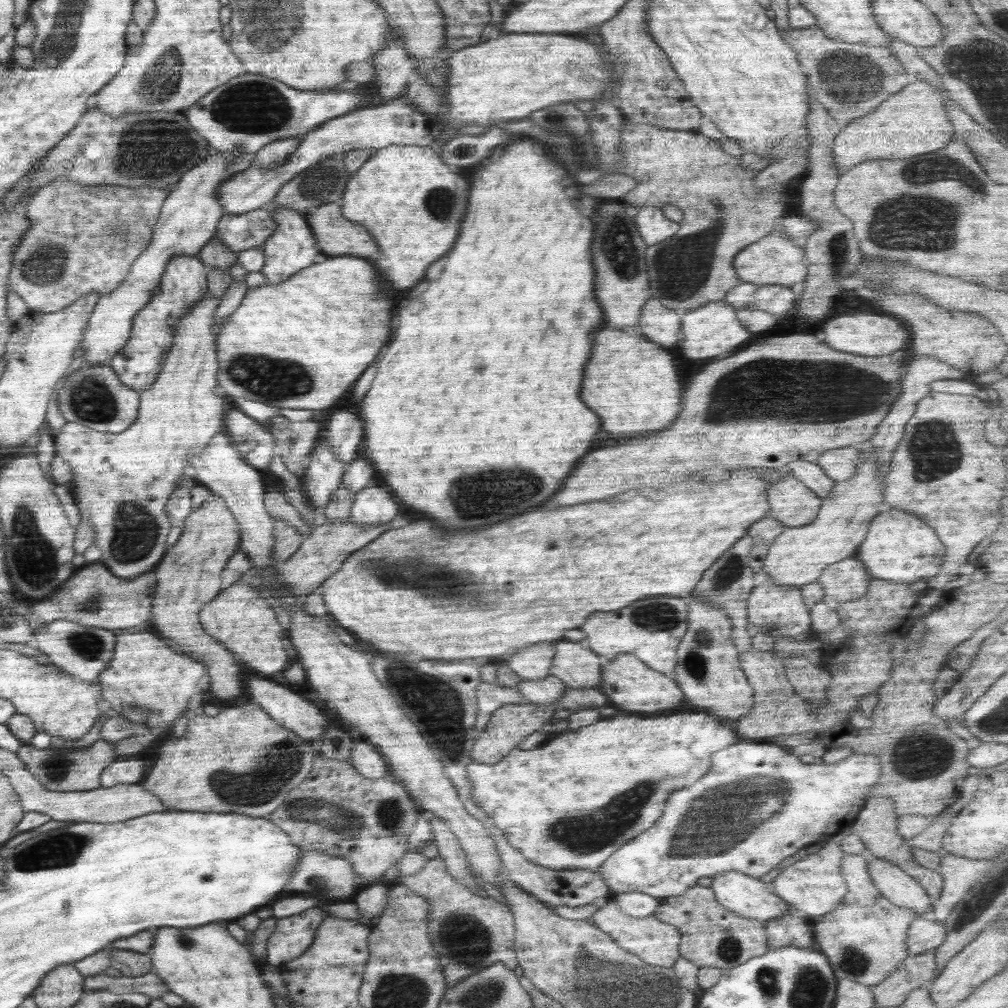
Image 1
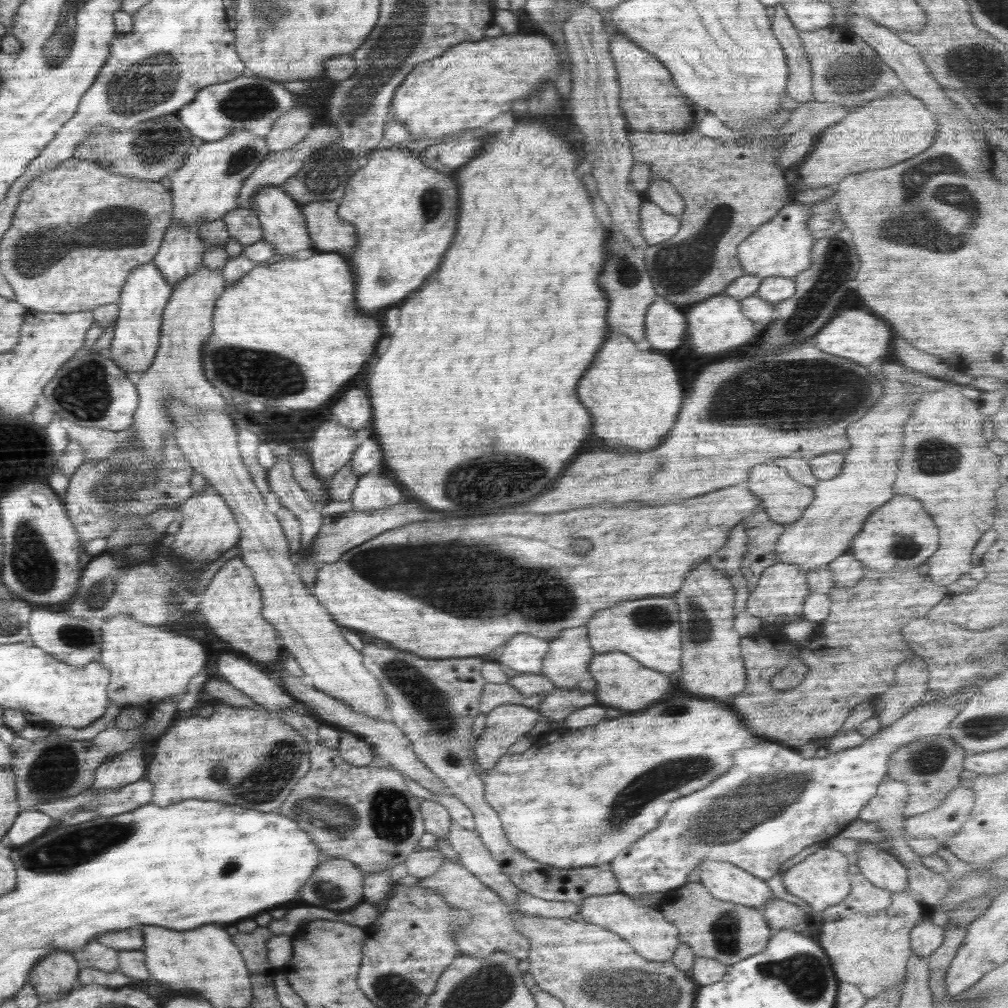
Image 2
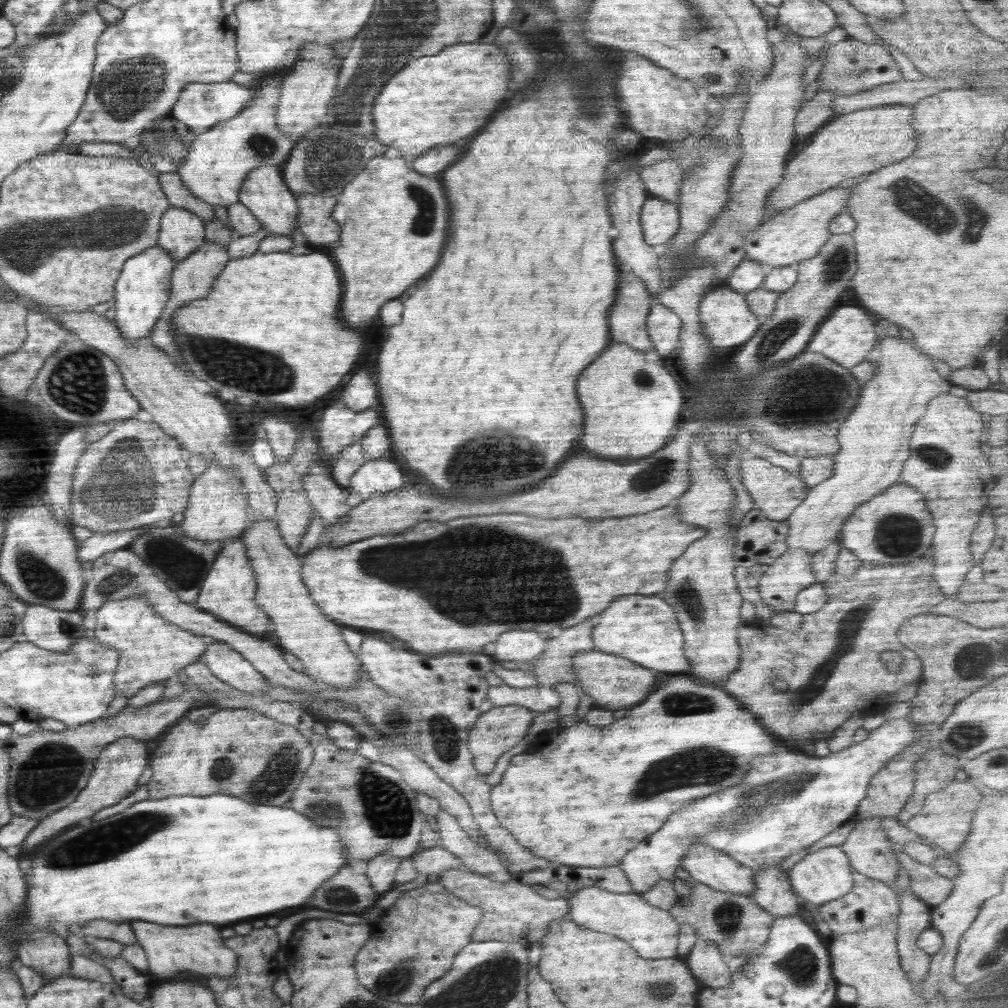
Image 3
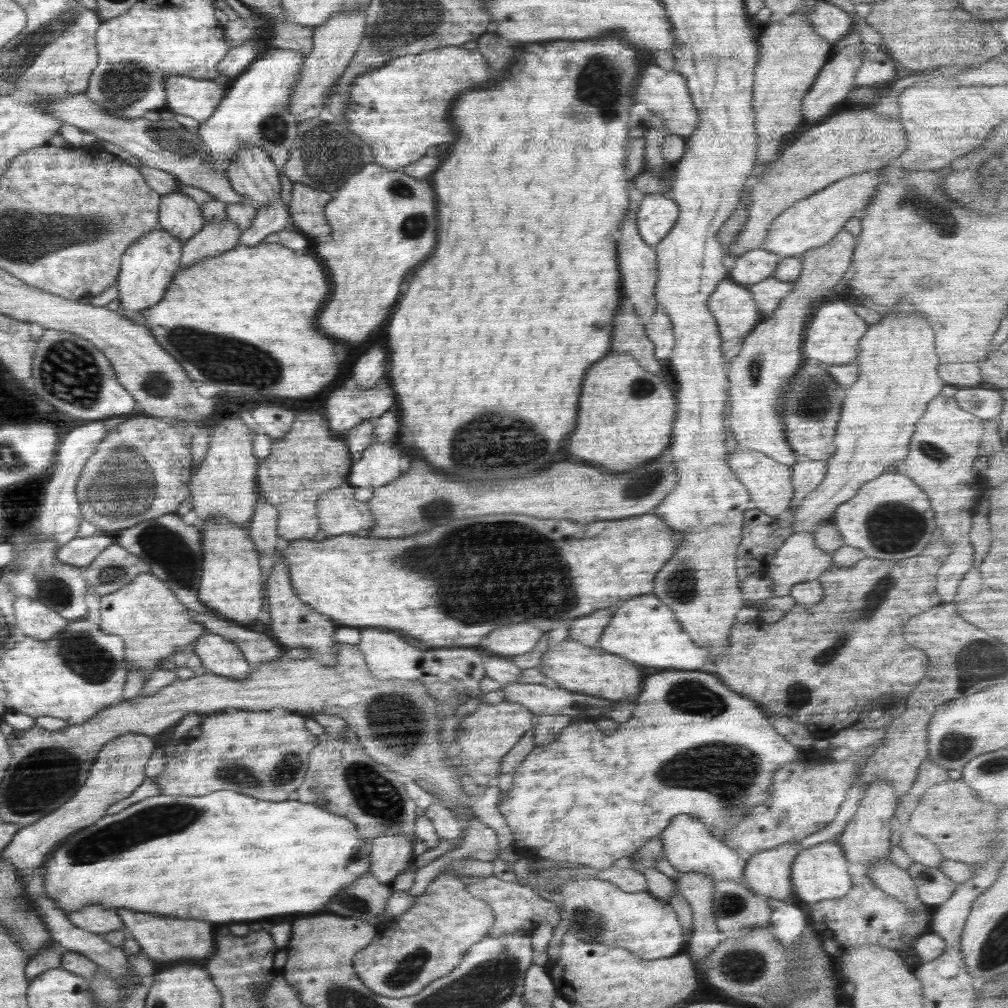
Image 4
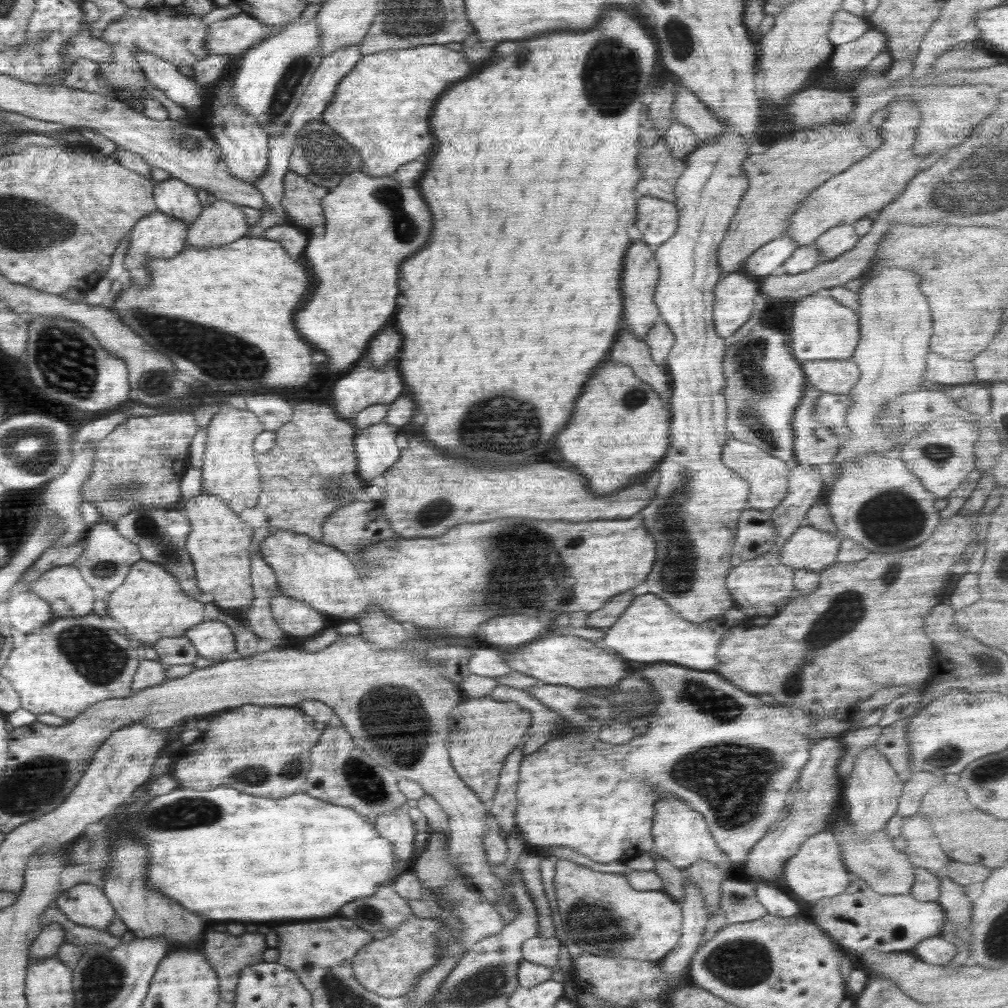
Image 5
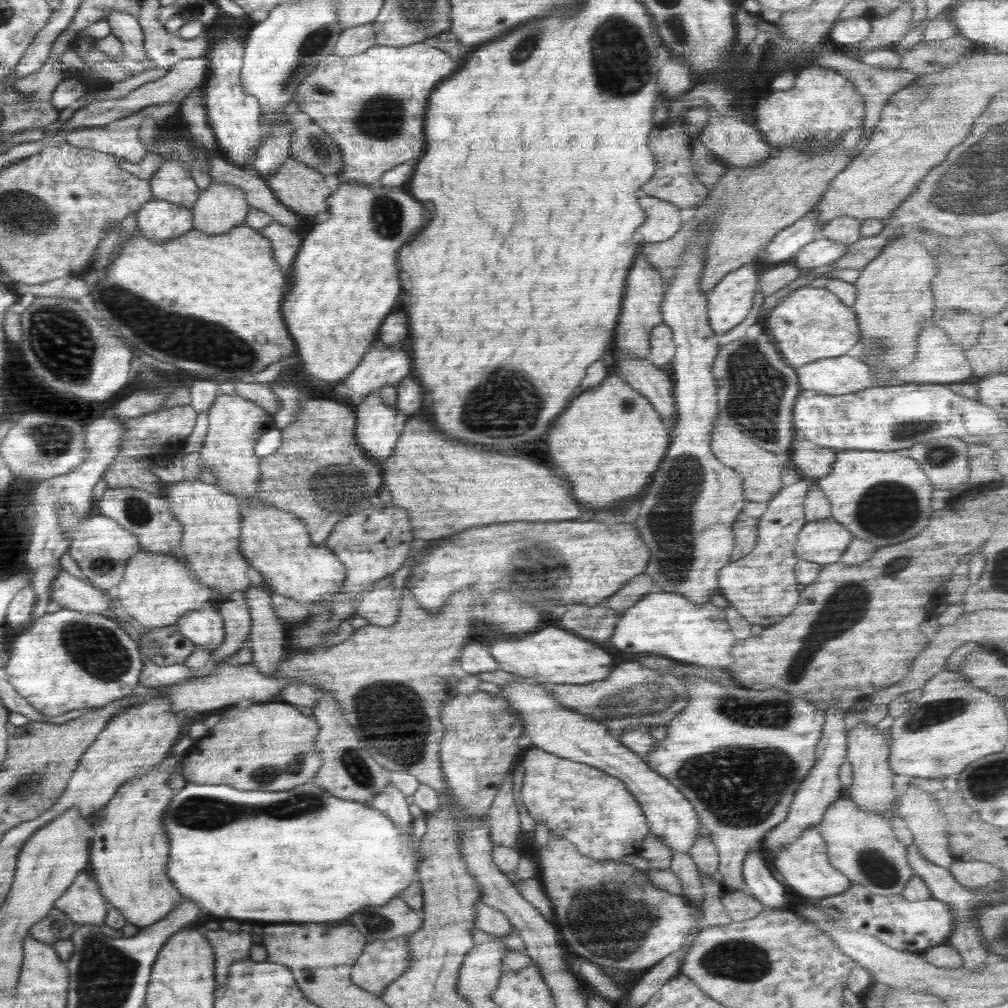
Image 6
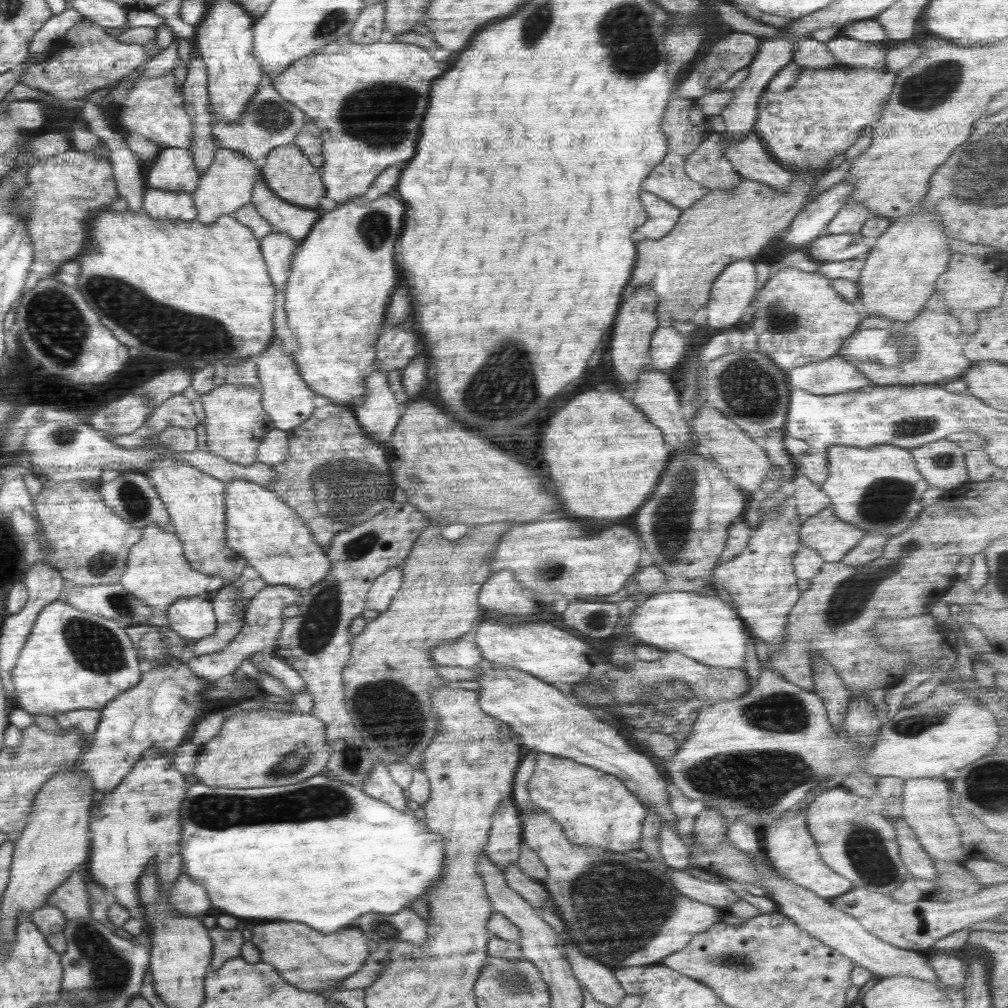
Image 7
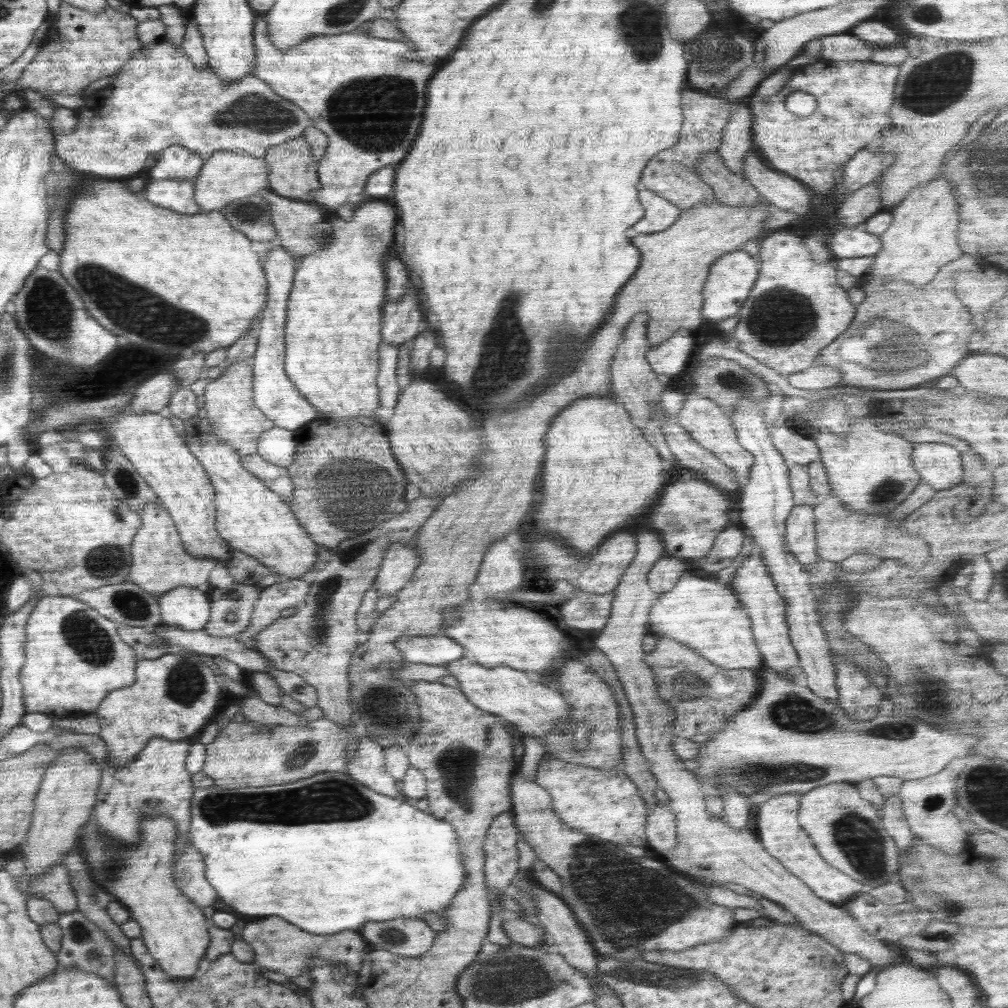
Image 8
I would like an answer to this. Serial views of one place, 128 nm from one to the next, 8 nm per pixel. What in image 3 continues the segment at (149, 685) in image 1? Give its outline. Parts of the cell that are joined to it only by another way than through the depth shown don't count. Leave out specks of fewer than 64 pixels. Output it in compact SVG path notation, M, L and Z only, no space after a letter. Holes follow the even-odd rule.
M144 596L104 602L96 610L96 622L94 637L100 644L114 648L120 656L114 682L116 697L123 695L130 699L146 686L167 684L169 678L199 660L210 643L208 638L164 620Z

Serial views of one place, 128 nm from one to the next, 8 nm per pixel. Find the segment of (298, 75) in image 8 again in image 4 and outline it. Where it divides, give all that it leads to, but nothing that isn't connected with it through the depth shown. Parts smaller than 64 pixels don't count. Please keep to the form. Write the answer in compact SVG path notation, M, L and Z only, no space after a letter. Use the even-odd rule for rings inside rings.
M442 47L398 56L354 80L343 122L372 149L372 162L400 170L420 160L430 146L456 138L448 116L454 100L462 92L490 88L494 84L486 56L477 49Z

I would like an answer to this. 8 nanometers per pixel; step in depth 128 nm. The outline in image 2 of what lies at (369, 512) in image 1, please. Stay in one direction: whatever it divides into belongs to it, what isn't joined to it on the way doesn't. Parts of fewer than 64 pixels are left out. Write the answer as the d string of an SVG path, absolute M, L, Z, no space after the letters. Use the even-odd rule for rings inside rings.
M382 467L357 478L357 486L351 496L353 510L356 512L380 510L403 501L402 494L406 492L402 492L402 488L398 488L394 480L390 480L380 470Z

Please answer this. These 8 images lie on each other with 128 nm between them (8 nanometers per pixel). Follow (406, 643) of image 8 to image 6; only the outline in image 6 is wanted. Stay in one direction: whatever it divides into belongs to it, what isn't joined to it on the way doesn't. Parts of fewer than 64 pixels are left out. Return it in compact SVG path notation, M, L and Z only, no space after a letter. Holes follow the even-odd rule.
M471 639L462 648L457 657L458 664L468 674L480 674L482 672L494 672L499 669L499 664L490 653L488 644Z

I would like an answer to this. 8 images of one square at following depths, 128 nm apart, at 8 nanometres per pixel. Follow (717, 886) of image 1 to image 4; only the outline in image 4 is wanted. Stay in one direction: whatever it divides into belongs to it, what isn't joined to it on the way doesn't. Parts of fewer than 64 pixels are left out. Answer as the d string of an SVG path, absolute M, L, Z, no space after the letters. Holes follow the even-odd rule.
M694 815L676 816L659 837L662 839L663 857L676 870L682 873L702 872L715 882L720 880L742 882L747 860L742 859L734 849L726 846Z

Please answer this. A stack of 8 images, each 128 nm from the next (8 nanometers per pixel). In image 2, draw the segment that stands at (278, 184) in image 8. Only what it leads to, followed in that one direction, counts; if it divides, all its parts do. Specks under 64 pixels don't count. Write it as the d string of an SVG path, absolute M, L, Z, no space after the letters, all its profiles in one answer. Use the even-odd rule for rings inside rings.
M326 200L300 206L314 250L317 252L350 251L358 245L356 228L338 217L339 204L339 200Z

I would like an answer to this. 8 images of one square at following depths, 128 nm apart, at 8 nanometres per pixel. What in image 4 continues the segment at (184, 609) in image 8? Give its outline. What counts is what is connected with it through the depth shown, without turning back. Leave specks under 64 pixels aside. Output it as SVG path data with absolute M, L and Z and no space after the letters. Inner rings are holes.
M208 630L194 642L192 650L200 657L206 672L216 676L244 680L253 670L253 666L234 642Z

